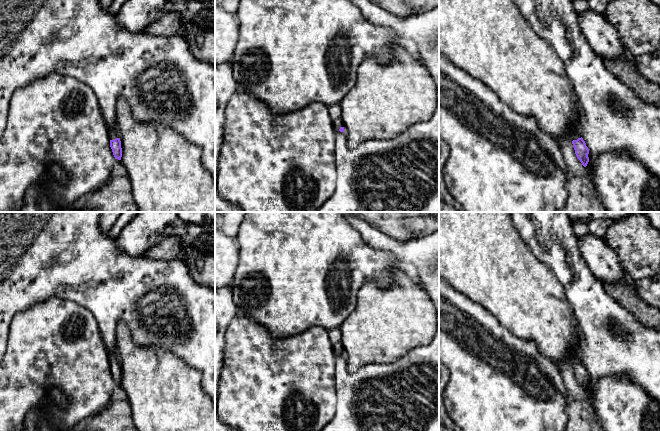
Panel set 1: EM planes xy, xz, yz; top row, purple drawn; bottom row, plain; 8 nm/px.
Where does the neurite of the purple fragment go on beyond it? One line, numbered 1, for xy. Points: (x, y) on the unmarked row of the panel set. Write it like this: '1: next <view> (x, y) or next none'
1: next xy (113, 357)

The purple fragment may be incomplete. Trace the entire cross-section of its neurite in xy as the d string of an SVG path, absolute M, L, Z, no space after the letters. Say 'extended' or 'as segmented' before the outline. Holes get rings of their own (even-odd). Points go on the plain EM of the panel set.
extended; M108 350L109 353L109 361L110 361L110 371L112 373L113 379L115 383L121 384L122 381L122 372L120 360L117 355L117 352Z

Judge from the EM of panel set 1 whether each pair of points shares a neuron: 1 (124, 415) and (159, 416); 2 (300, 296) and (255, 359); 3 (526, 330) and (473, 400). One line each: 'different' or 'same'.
1: different
2: different
3: different

